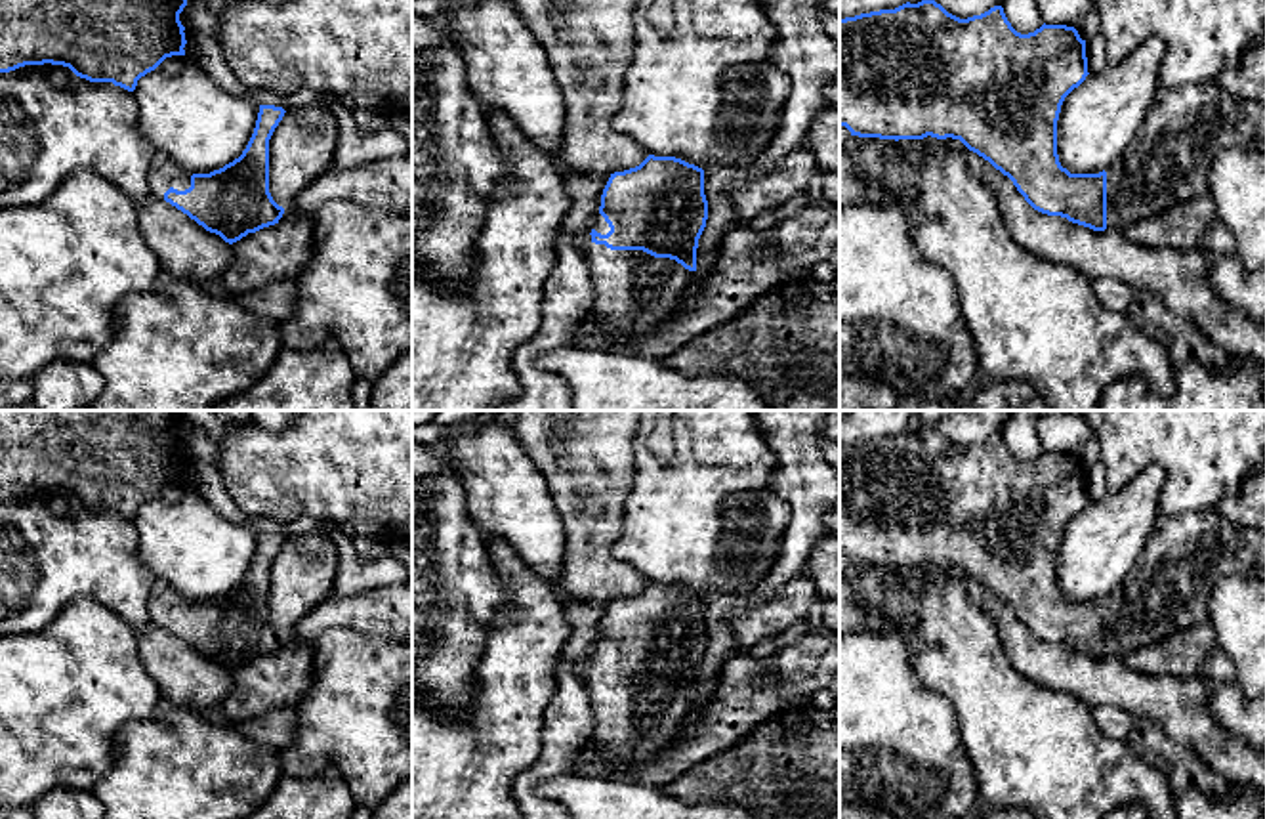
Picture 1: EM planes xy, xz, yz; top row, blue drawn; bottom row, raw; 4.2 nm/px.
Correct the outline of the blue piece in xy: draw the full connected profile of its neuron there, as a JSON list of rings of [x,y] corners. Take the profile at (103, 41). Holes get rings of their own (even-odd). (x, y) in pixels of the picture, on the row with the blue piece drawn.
[[[0,0],[0,73],[25,65],[63,65],[90,82],[113,82],[134,92],[137,80],[166,57],[185,55],[179,13],[187,0]]]

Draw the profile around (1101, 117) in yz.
[[[1143,40],[1124,61],[1089,73],[1063,101],[1057,155],[1070,174],[1099,174],[1120,160],[1156,101],[1164,44]]]

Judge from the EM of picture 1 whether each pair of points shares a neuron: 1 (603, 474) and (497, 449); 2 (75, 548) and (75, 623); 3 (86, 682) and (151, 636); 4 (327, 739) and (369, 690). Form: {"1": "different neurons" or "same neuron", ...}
{"1": "different neurons", "2": "different neurons", "3": "different neurons", "4": "same neuron"}

